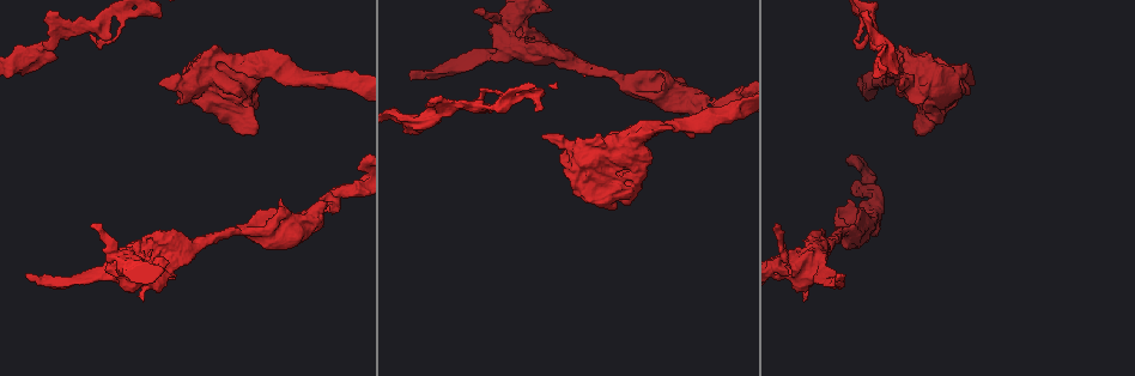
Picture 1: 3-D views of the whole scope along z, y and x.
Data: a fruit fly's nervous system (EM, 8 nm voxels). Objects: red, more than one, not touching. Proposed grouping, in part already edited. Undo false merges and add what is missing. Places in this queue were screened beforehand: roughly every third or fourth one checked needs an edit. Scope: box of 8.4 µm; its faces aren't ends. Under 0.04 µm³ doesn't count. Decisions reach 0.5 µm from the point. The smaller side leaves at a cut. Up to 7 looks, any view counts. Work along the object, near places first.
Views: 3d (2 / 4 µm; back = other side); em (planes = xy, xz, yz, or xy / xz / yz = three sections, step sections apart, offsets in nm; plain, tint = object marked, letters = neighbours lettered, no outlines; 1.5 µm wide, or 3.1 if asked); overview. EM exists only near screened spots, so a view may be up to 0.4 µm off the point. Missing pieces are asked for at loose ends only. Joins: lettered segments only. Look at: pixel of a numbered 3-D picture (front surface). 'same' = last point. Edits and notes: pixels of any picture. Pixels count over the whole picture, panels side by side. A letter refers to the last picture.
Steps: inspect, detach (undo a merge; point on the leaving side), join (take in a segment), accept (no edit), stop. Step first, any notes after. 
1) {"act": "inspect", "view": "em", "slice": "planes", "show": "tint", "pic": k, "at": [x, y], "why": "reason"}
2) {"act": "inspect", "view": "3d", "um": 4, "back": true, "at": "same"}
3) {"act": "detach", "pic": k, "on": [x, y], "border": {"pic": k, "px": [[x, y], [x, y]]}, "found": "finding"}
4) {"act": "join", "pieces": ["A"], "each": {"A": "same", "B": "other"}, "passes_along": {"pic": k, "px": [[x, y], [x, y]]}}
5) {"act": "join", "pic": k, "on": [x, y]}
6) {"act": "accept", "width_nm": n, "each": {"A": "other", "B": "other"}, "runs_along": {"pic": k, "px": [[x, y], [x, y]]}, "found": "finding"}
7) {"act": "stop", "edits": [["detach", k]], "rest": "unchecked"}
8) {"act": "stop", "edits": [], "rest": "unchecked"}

{"act": "inspect", "view": "em", "slice": "planes", "show": "tint", "pic": 1, "at": [851, 229], "why": "sudden change in width"}

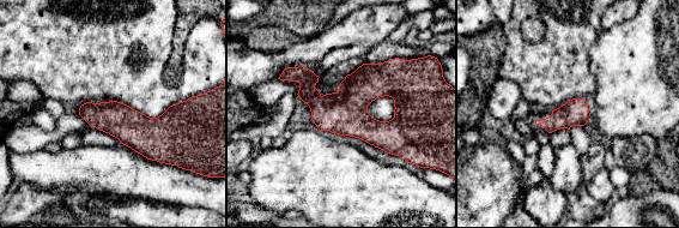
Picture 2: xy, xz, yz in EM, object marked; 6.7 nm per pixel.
{"act": "inspect", "view": "em", "slice": "planes", "show": "letters", "at": "same", "why": "see the neighbours"}

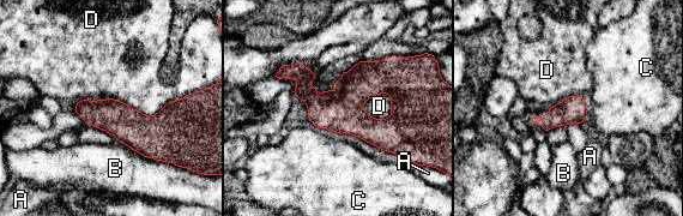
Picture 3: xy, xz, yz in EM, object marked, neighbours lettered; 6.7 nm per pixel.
{"act": "accept", "each": {"A": "other", "B": "other", "C": "other", "D": "other"}, "border": {"pic": 3, "px": [[170, 101], [77, 103]]}, "found": "all the same neuron"}

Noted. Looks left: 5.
{"act": "inspect", "view": "em", "slice": "xz", "step": 4, "show": "letters", "pic": 1, "at": [560, 55], "why": "sudden change in width"}

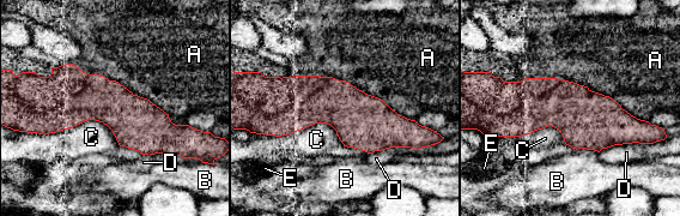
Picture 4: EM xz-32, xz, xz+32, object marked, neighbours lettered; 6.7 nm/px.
{"act": "accept", "longest_contact_nm": ["A", 900], "each": {"A": "other", "B": "other", "C": "other", "D": "other", "E": "other"}, "found": "one neuron here"}

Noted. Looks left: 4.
{"act": "inspect", "view": "em", "slice": "planes", "show": "letters", "pic": 1, "at": [412, 77], "why": "free end"}

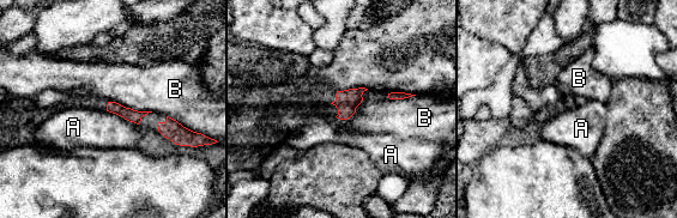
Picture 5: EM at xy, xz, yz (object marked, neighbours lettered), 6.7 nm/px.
{"act": "accept", "each": {"A": "other", "B": "other"}, "border": {"pic": 5, "px": [[107, 110], [138, 125]]}, "found": "no lettered segment goes on from it"}

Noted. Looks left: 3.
{"act": "stop", "edits": [], "rest": "unchecked"}

